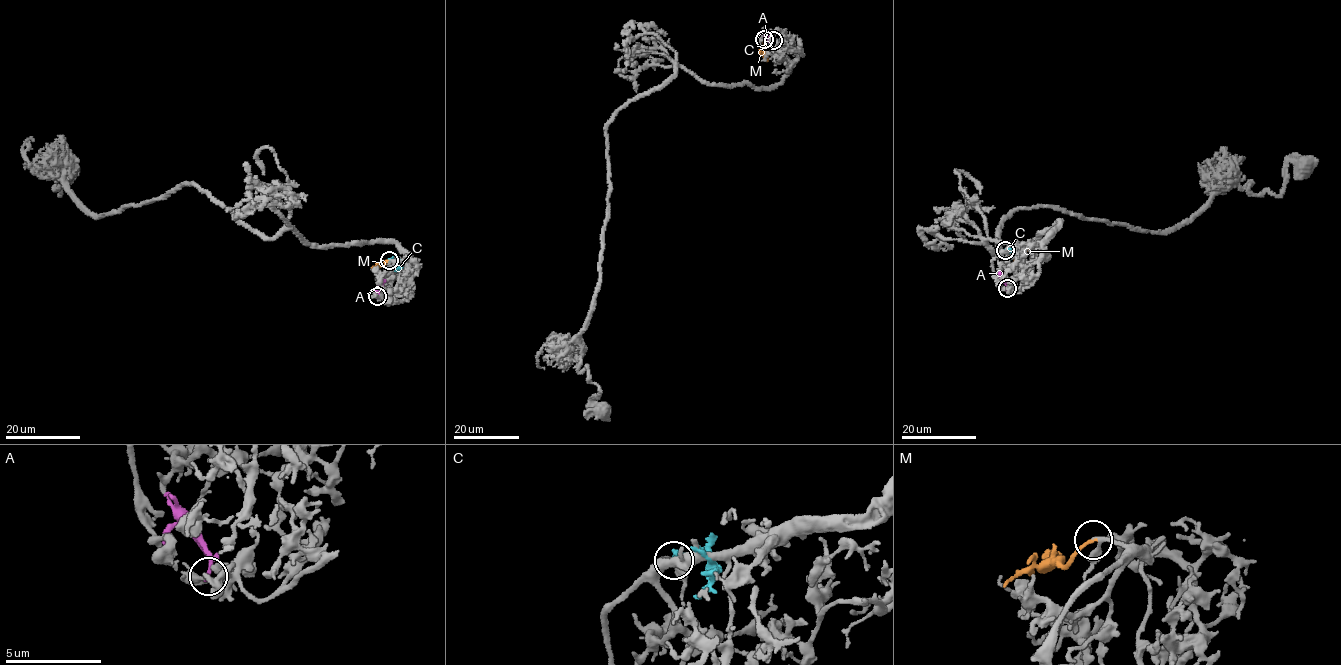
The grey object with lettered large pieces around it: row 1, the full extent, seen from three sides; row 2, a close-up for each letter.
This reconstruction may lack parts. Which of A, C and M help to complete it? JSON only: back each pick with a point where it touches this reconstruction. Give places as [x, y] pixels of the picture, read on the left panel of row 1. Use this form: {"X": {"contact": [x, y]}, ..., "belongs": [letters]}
{"M": {"contact": [389, 260]}, "belongs": ["M"]}

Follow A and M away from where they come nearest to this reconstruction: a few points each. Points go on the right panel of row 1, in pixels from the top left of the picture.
A: (1007, 288), (1007, 283), (998, 273)
M: (1005, 250), (1010, 256), (1018, 256), (1028, 249)

